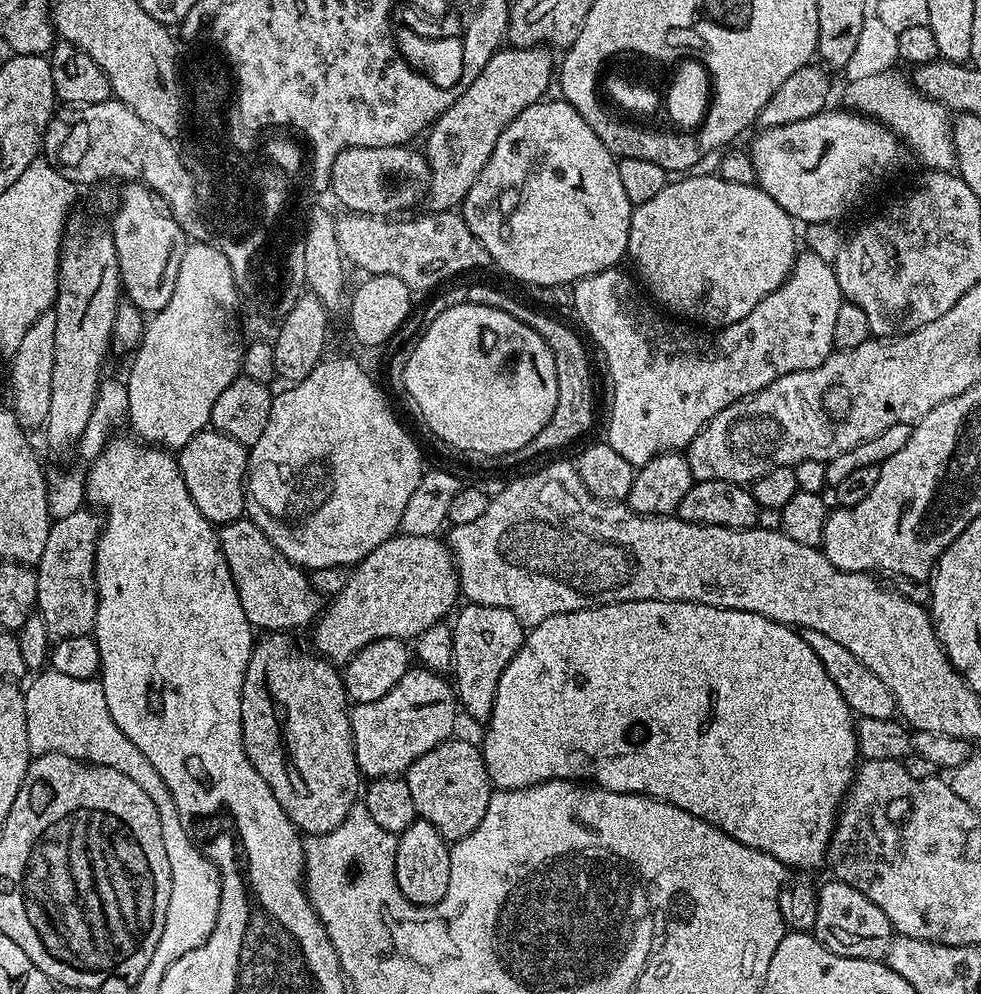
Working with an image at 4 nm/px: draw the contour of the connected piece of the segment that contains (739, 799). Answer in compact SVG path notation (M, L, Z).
M635 600L634 602L622 602L621 604L603 604L601 608L587 608L577 612L567 612L546 618L536 628L531 629L525 635L524 644L514 654L510 666L502 670L502 678L498 678L498 694L494 694L494 710L486 721L488 729L484 732L484 744L482 751L488 777L497 789L505 788L529 788L535 784L541 784L544 780L574 780L577 782L591 782L597 788L605 788L611 792L629 792L639 796L653 796L656 800L665 800L690 814L694 818L702 818L708 824L712 824L718 830L722 830L730 838L742 842L742 846L750 846L754 850L762 850L778 862L782 862L792 870L808 870L804 868L816 868L825 863L828 854L828 843L832 837L832 831L836 825L836 817L840 815L840 805L844 803L845 796L852 786L852 778L858 768L858 753L856 751L856 726L854 713L848 709L842 694L838 694L838 686L830 682L830 674L826 674L826 666L818 662L818 654L806 646L803 635L795 627L779 624L762 614L750 614L733 608L719 608L709 604L695 604L689 600Z

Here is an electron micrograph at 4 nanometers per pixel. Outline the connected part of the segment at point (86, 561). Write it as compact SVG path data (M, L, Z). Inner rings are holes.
M88 506L74 510L74 514L70 514L66 518L58 518L52 522L50 535L46 538L46 550L42 550L42 558L34 566L34 571L38 582L36 608L42 622L46 622L46 630L53 641L87 636L92 631L98 610L96 543L100 541L101 527L101 513Z

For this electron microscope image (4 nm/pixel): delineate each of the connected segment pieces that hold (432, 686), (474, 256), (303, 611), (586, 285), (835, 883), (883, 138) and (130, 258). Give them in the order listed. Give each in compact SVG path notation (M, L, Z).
M423 666L409 667L398 686L390 694L382 694L378 702L366 702L351 709L352 737L356 761L365 777L400 776L422 754L434 750L449 739L456 728L458 701L456 689L444 681L441 673Z
M449 210L447 212L429 212L429 211L425 211L423 213L424 216L416 216L413 218L413 220L404 220L404 219L408 219L408 218L385 218L383 216L367 216L366 214L362 214L361 212L348 212L347 214L344 214L344 217L339 217L339 219L336 220L336 237L338 238L338 246L340 247L339 250L339 255L343 256L345 261L347 261L347 263L349 265L352 264L354 267L356 268L361 268L362 271L364 271L364 274L367 274L368 276L393 276L394 278L402 278L402 282L406 282L406 286L408 288L411 288L413 293L416 294L420 294L420 292L424 292L427 290L427 288L432 288L435 289L437 286L443 285L445 282L448 281L444 281L443 280L448 280L451 278L451 276L456 276L459 274L459 272L468 272L471 270L471 268L484 268L484 267L489 267L490 261L488 258L488 252L485 250L485 248L482 246L482 242L478 239L478 238L474 238L474 234L470 234L470 226L466 226L466 222L464 221L464 217L463 215L461 215L461 213L459 211L456 210Z
M241 518L221 524L218 535L226 566L230 566L230 578L234 578L238 590L238 602L242 602L242 610L246 610L253 629L265 633L288 632L292 628L304 628L308 623L309 627L319 617L322 597L314 590L309 573L277 550L254 521Z
M801 251L782 286L766 294L746 318L723 325L717 336L672 318L663 320L659 316L661 313L642 295L633 277L620 271L619 267L607 268L604 272L577 280L573 287L572 308L580 319L579 327L586 336L588 331L587 339L592 339L600 347L604 364L608 367L612 409L608 412L606 442L636 470L655 456L687 449L688 443L708 425L710 418L726 410L726 406L770 386L770 382L786 374L822 366L834 351L834 321L842 303L840 287L835 267L813 252Z
M829 879L829 884L819 885L815 893L817 900L817 918L814 935L820 943L825 944L834 954L842 954L846 958L862 958L863 960L883 961L888 954L888 947L894 935L890 918L866 898L854 886L844 880Z
M855 110L832 111L822 111L802 122L757 131L756 141L750 147L758 187L770 194L770 198L774 198L774 202L778 202L778 206L782 206L782 210L786 210L793 220L804 226L839 221L839 216L850 211L875 180L882 179L899 162L902 153L900 137L884 124Z
M128 182L124 186L110 223L118 250L120 282L129 303L145 314L155 314L168 305L170 294L174 294L178 266L182 266L182 254L186 254L190 241L172 216L170 206L154 189L141 182Z

